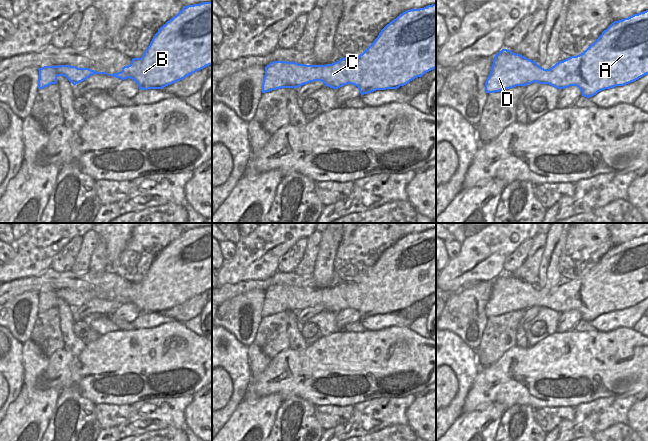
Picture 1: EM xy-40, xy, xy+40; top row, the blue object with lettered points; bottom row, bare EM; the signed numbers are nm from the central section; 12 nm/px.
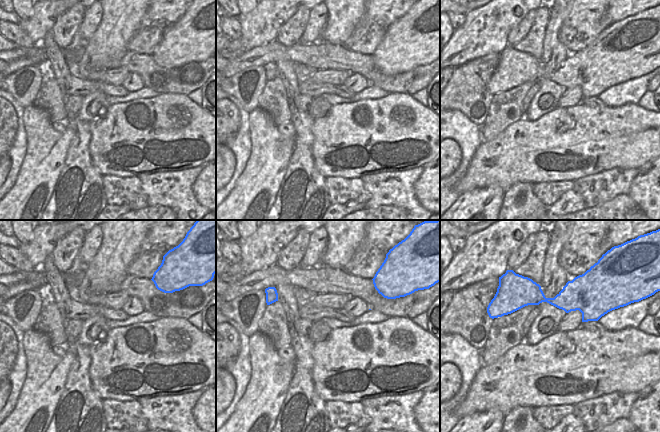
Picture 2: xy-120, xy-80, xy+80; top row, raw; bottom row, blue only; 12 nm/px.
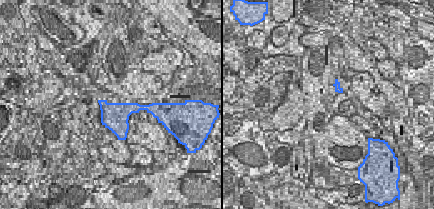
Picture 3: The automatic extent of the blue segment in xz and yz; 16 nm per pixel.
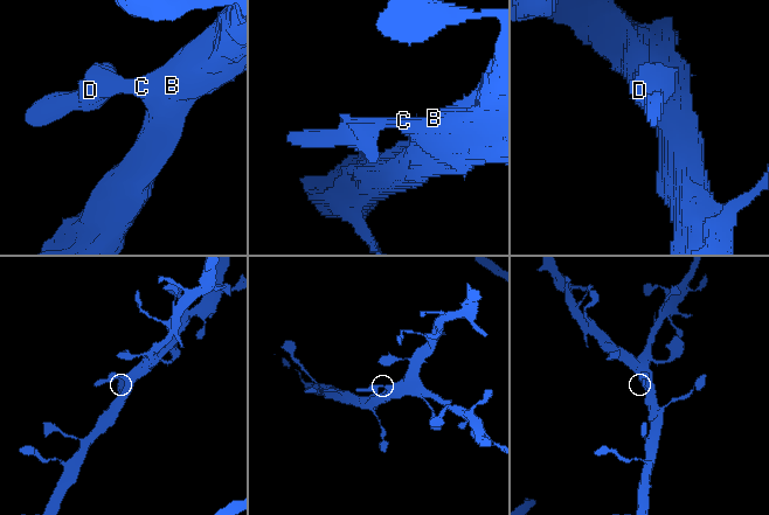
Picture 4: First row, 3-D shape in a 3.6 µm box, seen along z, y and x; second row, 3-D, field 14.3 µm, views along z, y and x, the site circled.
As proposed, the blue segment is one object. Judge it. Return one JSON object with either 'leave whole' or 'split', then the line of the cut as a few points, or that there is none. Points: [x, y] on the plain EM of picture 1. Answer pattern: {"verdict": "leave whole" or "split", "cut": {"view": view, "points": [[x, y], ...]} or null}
{"verdict": "leave whole", "cut": null}

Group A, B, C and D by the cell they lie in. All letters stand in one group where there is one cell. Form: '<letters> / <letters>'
A B C D

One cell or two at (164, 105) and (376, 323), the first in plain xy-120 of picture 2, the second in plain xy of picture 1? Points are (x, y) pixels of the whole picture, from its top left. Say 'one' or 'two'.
two

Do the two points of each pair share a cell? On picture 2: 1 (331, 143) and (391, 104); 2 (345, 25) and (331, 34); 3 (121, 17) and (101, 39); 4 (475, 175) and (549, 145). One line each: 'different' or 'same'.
1: same
2: same
3: same
4: same

